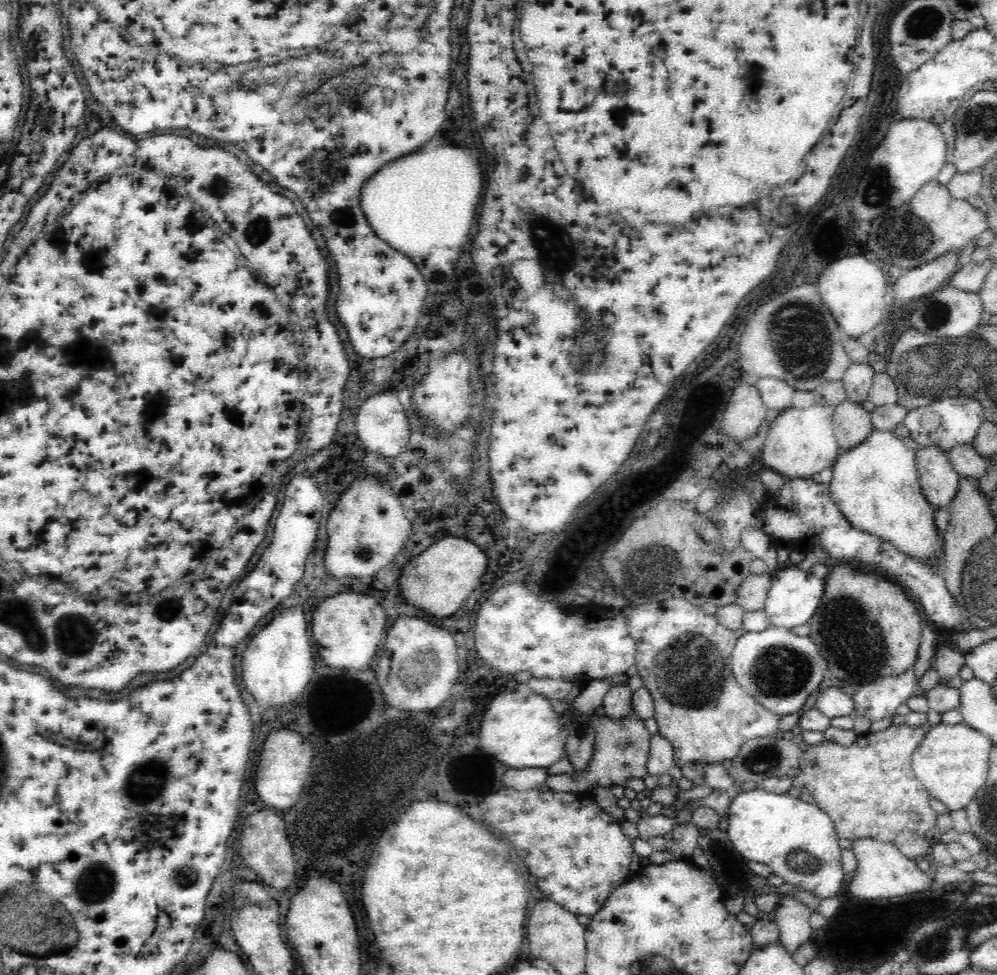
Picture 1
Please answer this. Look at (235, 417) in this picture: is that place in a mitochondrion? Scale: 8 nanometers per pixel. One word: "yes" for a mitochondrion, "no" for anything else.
no

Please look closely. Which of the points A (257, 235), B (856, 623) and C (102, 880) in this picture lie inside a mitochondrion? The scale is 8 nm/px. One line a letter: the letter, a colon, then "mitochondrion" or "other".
A: mitochondrion
B: mitochondrion
C: mitochondrion

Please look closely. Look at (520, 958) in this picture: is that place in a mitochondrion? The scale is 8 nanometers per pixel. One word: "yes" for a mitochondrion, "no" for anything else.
no

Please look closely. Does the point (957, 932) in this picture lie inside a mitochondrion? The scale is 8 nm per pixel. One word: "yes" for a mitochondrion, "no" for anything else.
yes

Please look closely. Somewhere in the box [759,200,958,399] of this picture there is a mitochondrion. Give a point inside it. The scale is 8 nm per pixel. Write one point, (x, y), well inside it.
(800, 336)

